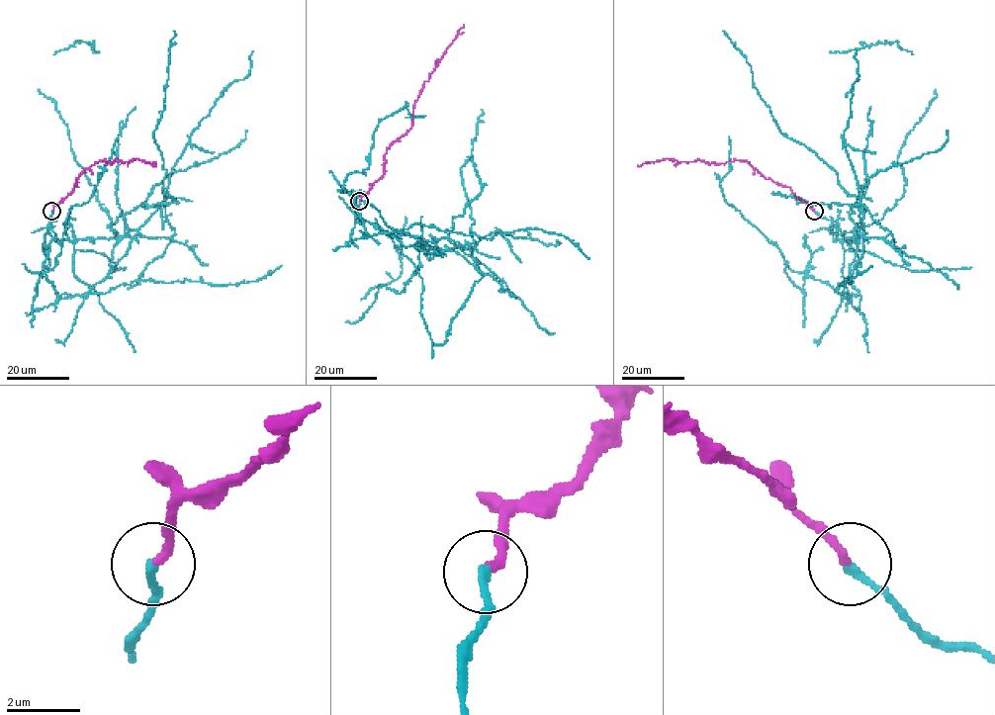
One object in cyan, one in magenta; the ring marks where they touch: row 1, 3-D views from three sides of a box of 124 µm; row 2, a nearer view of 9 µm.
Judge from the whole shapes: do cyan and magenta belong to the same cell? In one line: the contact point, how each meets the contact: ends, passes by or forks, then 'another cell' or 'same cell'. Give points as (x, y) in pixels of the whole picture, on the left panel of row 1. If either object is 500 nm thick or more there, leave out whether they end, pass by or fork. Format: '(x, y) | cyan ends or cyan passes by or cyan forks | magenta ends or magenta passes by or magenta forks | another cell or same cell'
(51, 211) | cyan ends | magenta ends | another cell

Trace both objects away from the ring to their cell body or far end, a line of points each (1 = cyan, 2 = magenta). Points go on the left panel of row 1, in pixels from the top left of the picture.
1: (52, 211), (58, 239), (132, 239), (87, 293), (60, 299), (44, 276), (37, 293), (37, 283), (118, 135)
2: (52, 211), (71, 193), (78, 176), (100, 160), (107, 163), (115, 159), (129, 162), (137, 158), (156, 165)

